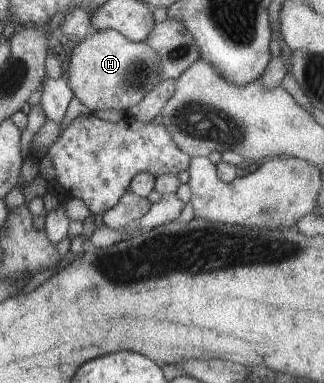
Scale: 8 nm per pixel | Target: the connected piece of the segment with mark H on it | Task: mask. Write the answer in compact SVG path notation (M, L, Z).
M115 29L91 30L71 50L67 84L91 113L100 109L126 111L162 80L159 55L144 42L131 42Z

